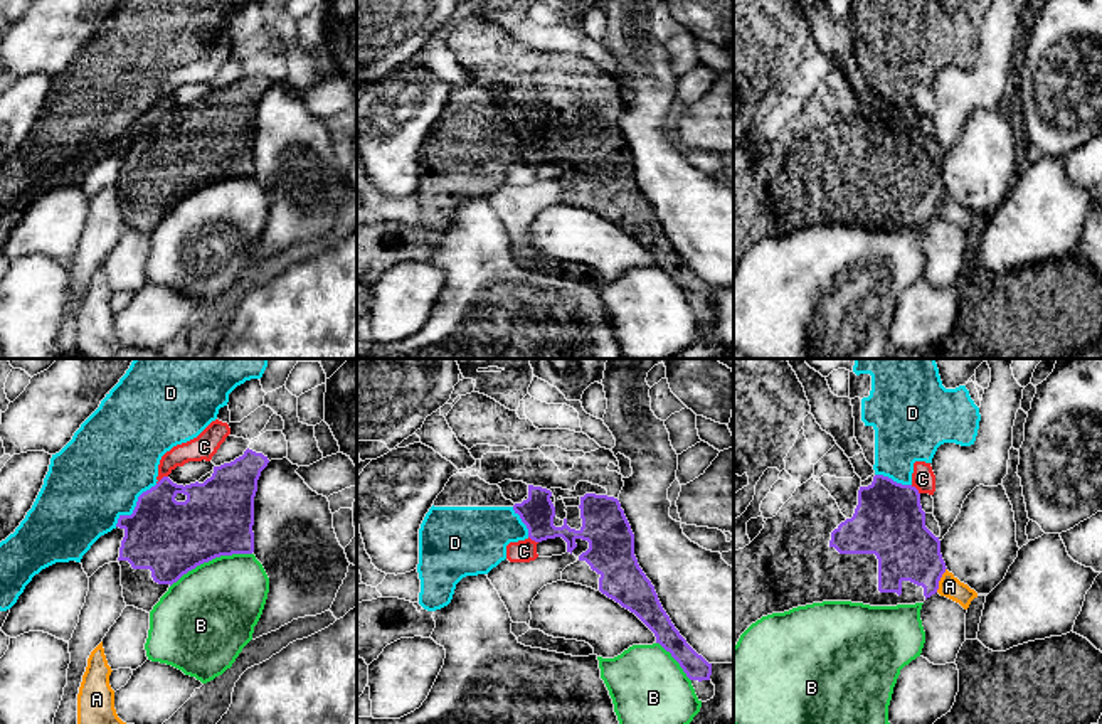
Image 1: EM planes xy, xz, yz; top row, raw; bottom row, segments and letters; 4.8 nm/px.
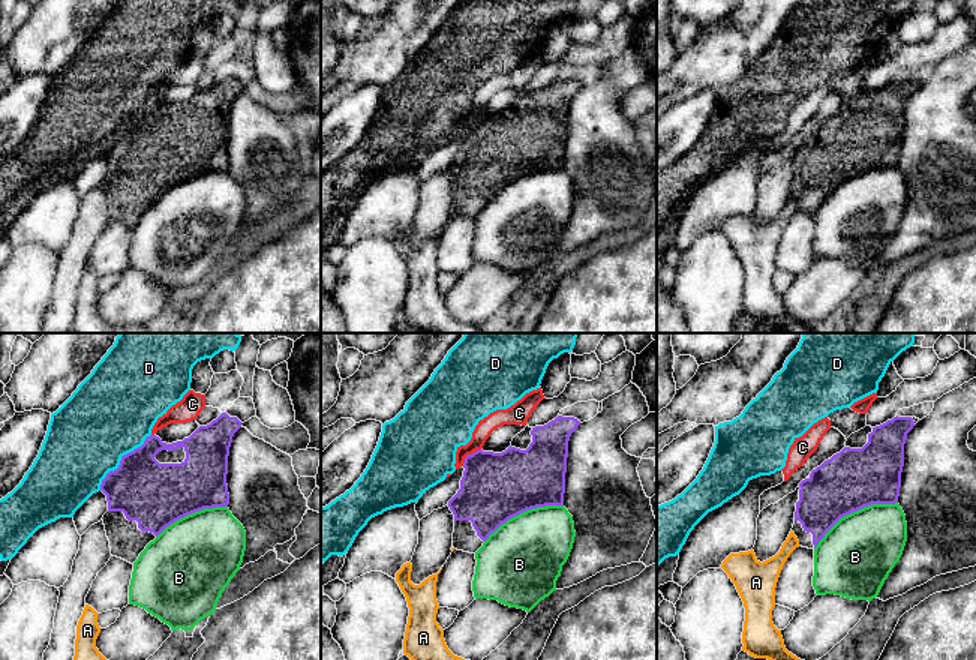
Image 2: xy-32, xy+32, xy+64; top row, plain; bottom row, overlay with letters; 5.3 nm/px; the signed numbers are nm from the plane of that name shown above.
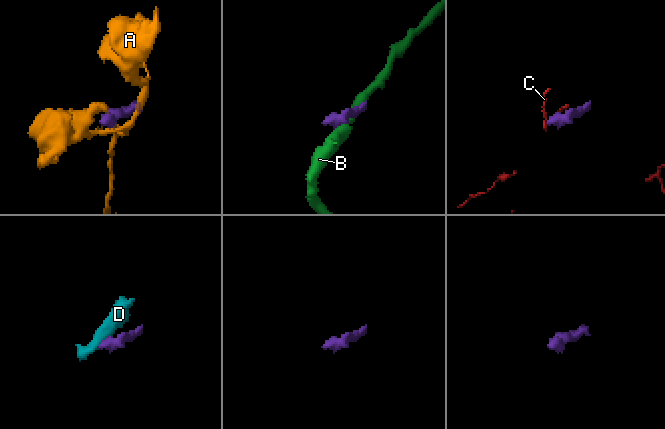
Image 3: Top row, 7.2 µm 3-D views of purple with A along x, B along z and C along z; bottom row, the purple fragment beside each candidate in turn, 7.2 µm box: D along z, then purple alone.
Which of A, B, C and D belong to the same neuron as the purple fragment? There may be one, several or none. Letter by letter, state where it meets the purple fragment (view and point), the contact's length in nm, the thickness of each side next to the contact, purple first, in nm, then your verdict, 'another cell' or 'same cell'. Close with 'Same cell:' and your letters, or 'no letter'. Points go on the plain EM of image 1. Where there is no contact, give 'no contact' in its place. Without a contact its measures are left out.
A: contact yz (939, 202); length 130 nm; calibres 280 and 110 nm; another cell
B: contact xy (211, 182); length 420 nm; calibres 360 and 440 nm; another cell
C: contact xy (162, 101); length 70 nm; calibres 320 and 120 nm; another cell
D: contact xy (137, 128); length 300 nm; calibres 360 and 420 nm; another cell
Same cell: no letter

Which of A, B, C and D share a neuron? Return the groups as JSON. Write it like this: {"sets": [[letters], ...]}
{"sets": [["A"], ["B"], ["C"], ["D"]]}

